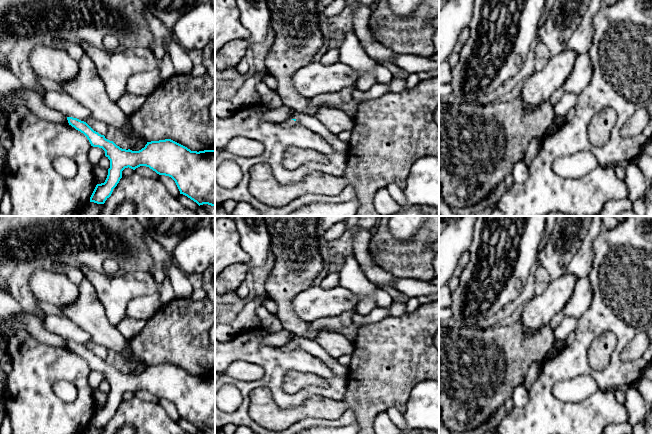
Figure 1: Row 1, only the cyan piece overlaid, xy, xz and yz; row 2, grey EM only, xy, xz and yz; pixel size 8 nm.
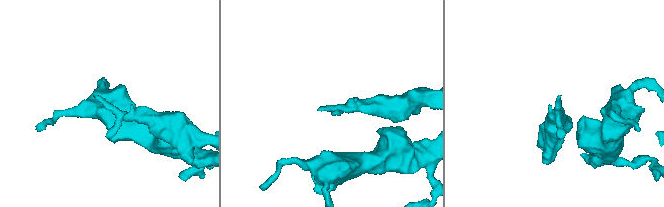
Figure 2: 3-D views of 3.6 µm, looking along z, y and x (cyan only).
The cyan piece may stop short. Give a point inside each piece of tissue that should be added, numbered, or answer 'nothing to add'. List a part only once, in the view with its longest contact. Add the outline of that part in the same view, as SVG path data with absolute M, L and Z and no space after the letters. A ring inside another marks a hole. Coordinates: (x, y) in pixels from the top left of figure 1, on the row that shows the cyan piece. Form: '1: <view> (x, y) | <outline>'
nothing to add

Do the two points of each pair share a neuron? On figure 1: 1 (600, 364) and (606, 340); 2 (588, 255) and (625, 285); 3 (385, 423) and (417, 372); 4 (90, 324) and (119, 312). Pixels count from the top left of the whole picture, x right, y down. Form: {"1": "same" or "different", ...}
{"1": "same", "2": "different", "3": "different", "4": "different"}

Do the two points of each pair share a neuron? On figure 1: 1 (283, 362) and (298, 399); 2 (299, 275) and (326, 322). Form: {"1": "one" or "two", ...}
{"1": "one", "2": "two"}

